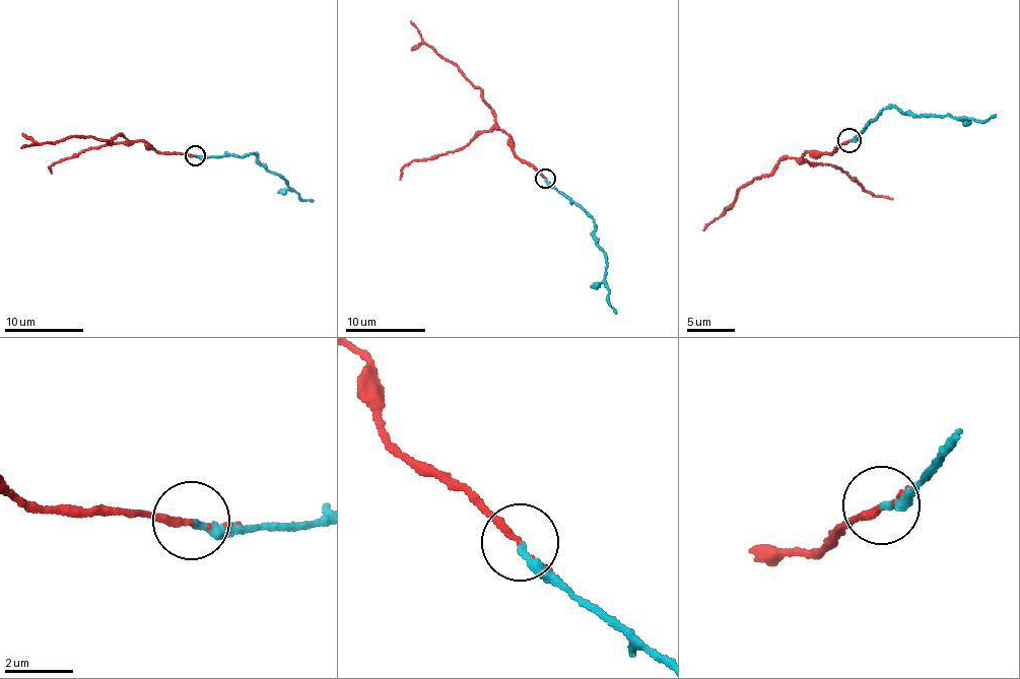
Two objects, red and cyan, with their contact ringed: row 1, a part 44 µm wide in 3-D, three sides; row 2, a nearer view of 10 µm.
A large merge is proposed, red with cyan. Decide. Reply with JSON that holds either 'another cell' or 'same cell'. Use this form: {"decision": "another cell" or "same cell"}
{"decision": "another cell"}

